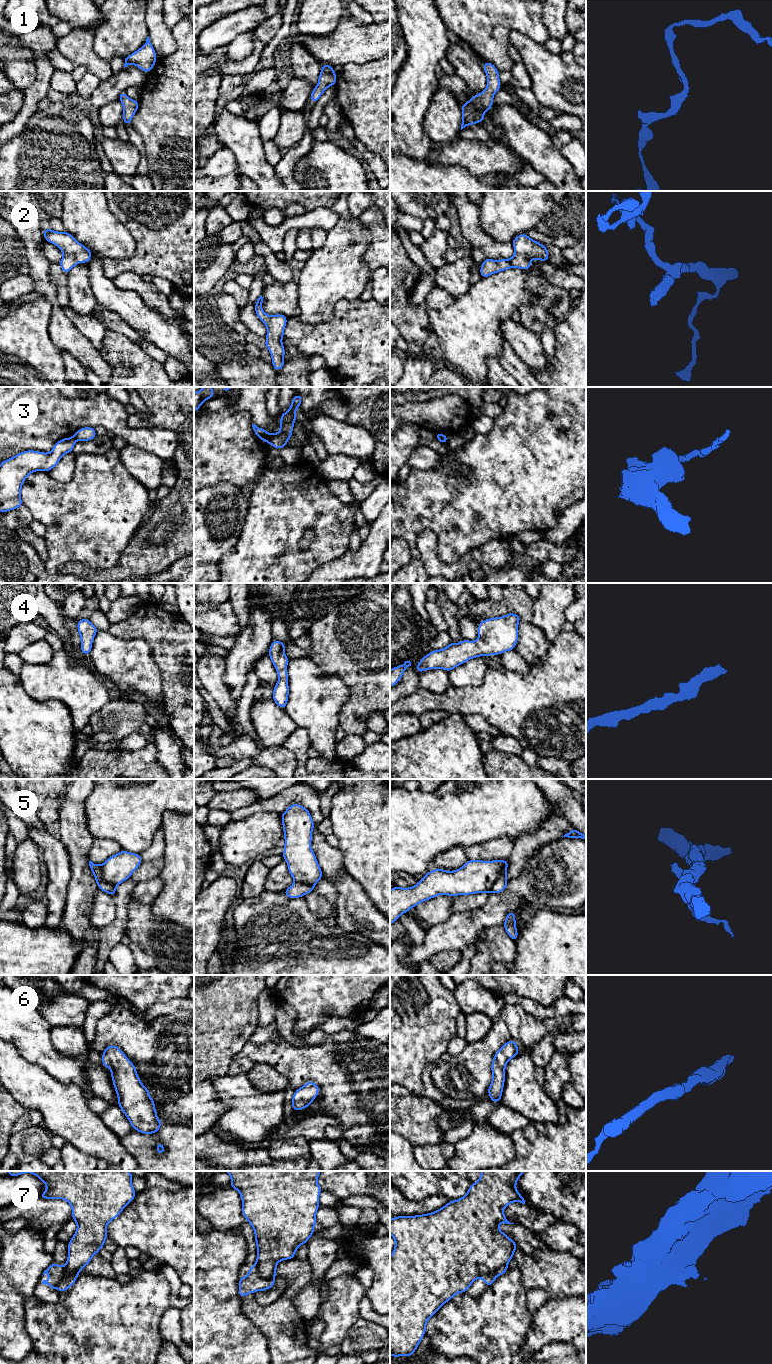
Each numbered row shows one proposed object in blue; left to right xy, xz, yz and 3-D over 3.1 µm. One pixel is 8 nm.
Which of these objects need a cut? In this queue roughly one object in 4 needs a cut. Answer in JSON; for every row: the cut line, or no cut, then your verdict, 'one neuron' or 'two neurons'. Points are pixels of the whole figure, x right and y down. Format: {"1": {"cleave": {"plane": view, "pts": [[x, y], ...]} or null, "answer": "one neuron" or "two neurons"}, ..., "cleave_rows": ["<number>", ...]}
{"1": {"cleave": null, "answer": "one neuron"}, "2": {"cleave": null, "answer": "one neuron"}, "3": {"cleave": {"plane": "xz", "pts": [[272, 434], [270, 443]]}, "answer": "two neurons"}, "4": {"cleave": null, "answer": "one neuron"}, "5": {"cleave": {"plane": "xy", "pts": [[100, 865], [102, 878], [115, 887]]}, "answer": "two neurons"}, "6": {"cleave": null, "answer": "one neuron"}, "7": {"cleave": {"plane": "xy", "pts": [[79, 1271], [65, 1277], [56, 1288]]}, "answer": "two neurons"}, "cleave_rows": ["3", "5", "7"]}

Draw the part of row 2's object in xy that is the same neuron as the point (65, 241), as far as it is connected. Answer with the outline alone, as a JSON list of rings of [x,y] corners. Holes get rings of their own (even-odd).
[[[43,229],[44,240],[57,246],[62,252],[63,257],[59,262],[62,271],[67,274],[79,262],[88,263],[92,256],[92,251],[79,243],[70,233],[58,232]]]

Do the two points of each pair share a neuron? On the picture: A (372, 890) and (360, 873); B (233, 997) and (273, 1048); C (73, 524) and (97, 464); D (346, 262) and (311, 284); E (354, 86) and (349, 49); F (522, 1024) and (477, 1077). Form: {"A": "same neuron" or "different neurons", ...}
{"A": "same neuron", "B": "different neurons", "C": "same neuron", "D": "same neuron", "E": "different neurons", "F": "same neuron"}

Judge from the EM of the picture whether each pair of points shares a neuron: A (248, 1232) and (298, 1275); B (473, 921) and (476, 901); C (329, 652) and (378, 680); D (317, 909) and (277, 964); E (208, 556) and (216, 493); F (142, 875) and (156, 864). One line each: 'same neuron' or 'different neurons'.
A: same neuron
B: different neurons
C: same neuron
D: different neurons
E: same neuron
F: same neuron

